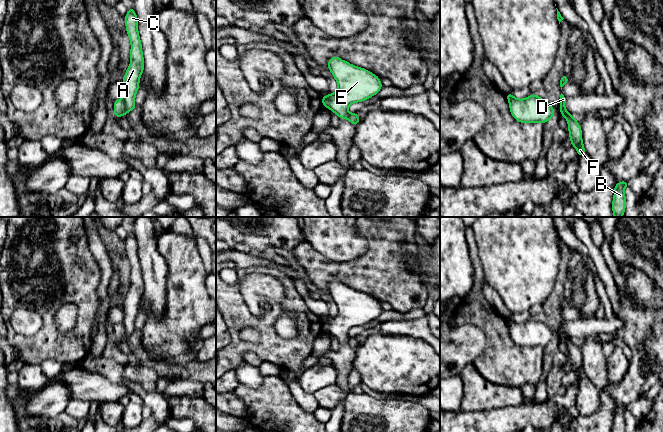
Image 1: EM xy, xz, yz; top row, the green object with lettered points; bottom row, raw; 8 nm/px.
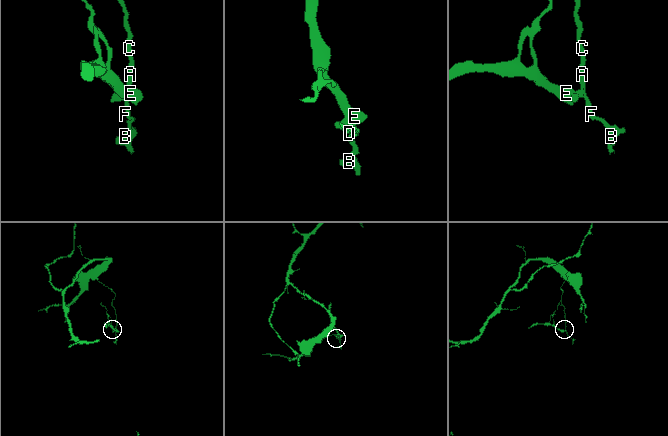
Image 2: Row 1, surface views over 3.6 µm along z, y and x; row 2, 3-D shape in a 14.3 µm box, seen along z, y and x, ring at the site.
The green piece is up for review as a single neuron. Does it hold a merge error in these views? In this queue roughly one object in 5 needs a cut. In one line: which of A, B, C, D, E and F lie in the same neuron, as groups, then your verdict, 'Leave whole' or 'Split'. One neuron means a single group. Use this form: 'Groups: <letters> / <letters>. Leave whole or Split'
Groups: A B C D F / E. Split

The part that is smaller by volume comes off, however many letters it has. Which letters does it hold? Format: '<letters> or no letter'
E

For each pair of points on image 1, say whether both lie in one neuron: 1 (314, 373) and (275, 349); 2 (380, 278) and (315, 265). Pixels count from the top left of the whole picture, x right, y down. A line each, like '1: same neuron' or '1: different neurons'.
1: different neurons
2: same neuron

